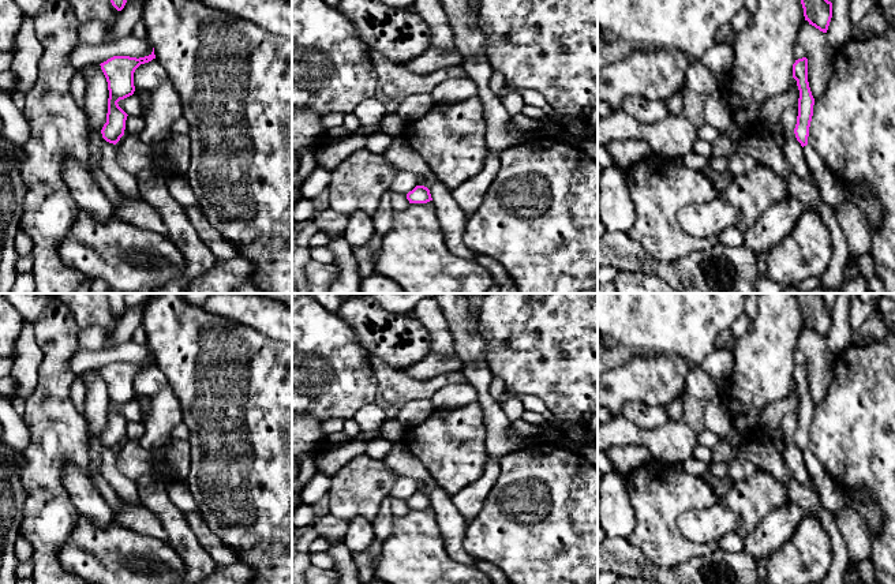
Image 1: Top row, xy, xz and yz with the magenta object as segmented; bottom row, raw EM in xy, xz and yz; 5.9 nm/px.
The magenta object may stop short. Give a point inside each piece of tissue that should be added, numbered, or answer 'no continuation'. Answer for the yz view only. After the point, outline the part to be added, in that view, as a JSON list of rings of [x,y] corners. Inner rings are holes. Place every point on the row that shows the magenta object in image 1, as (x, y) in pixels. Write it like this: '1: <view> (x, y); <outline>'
1: yz (832, 193); [[[810,145],[804,146],[804,158],[816,180],[819,195],[832,209],[839,207],[846,201],[846,188],[834,179],[824,160]]]

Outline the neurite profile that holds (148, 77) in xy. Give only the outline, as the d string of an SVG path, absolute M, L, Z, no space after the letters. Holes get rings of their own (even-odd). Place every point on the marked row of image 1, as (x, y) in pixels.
M156 59L141 64L134 72L134 86L141 90L153 91L168 81L166 70Z

